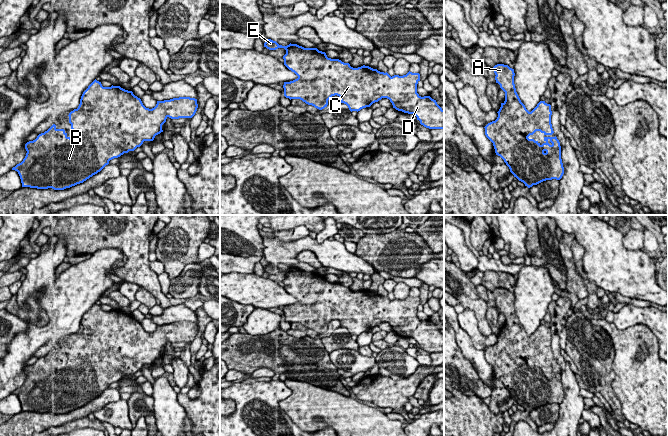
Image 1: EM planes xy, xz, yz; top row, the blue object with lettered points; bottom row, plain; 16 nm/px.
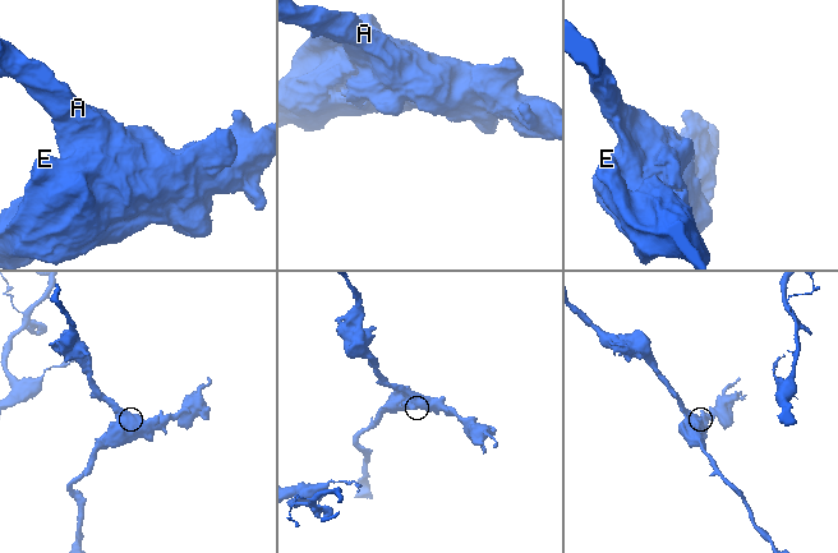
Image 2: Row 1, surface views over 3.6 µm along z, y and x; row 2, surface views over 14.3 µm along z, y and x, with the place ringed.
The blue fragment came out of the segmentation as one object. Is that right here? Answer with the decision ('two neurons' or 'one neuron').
one neuron

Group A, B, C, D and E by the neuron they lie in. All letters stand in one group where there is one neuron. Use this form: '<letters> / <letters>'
A B C D E

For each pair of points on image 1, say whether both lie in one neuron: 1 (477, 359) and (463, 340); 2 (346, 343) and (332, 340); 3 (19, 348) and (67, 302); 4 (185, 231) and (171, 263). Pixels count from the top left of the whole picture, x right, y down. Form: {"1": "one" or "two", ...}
{"1": "one", "2": "one", "3": "one", "4": "one"}

